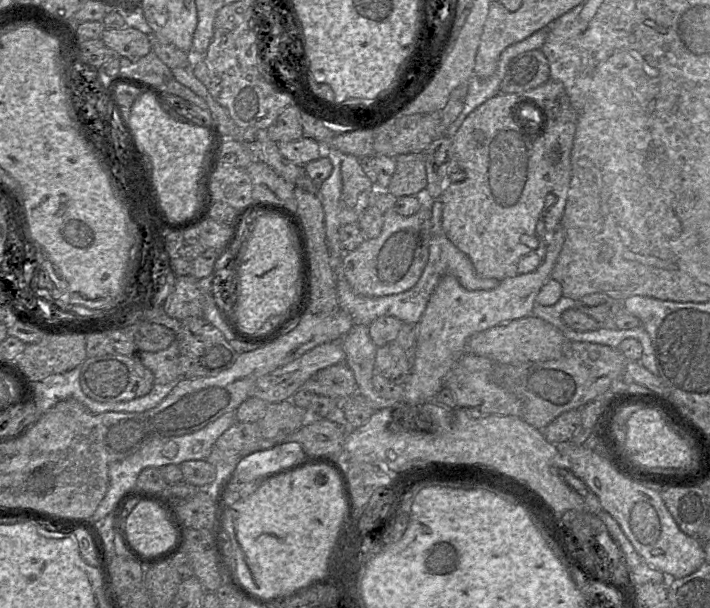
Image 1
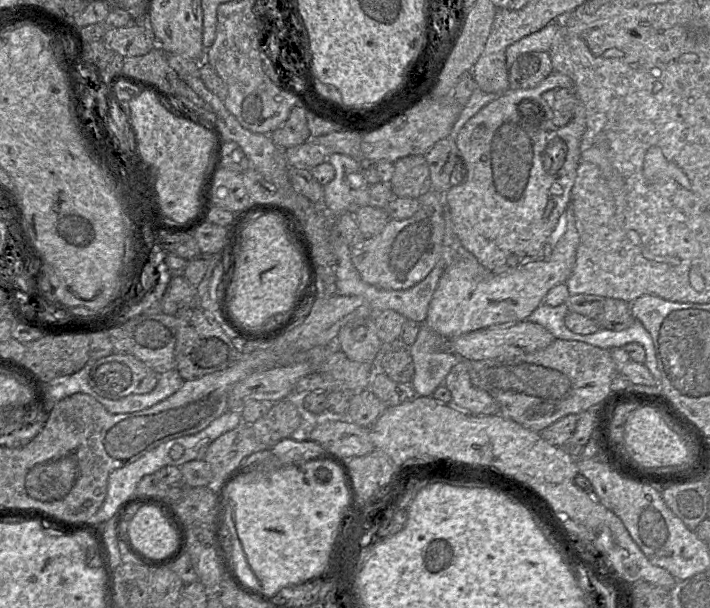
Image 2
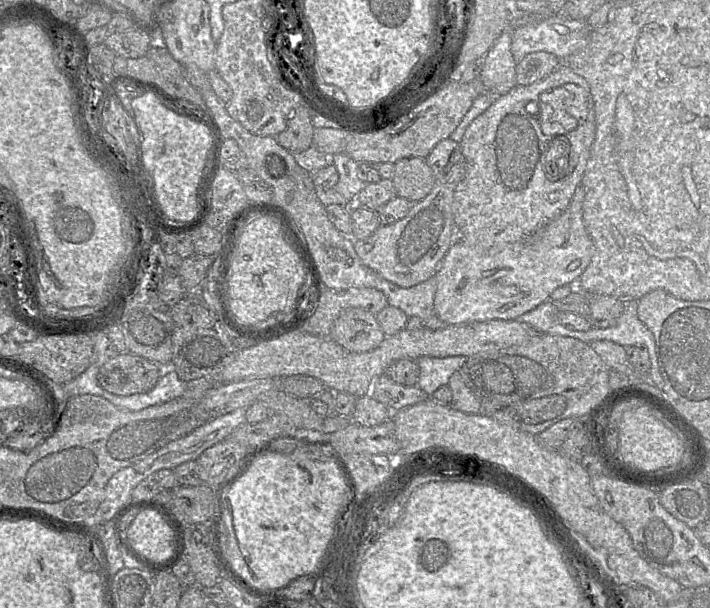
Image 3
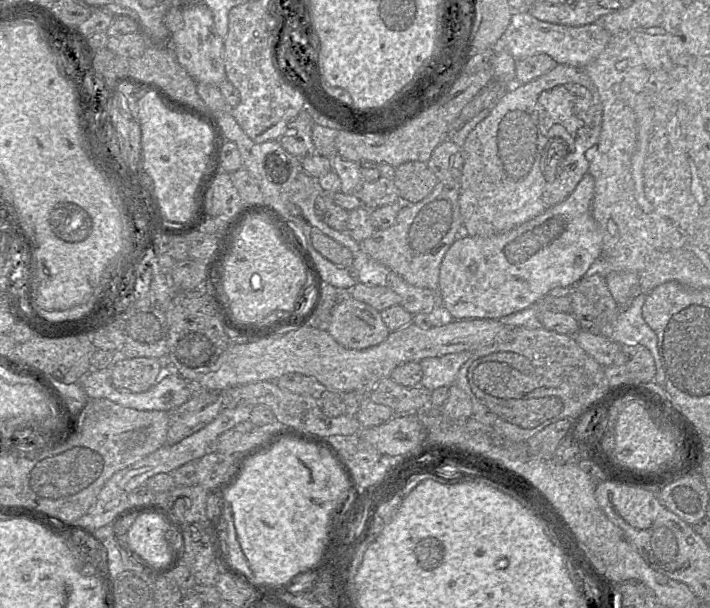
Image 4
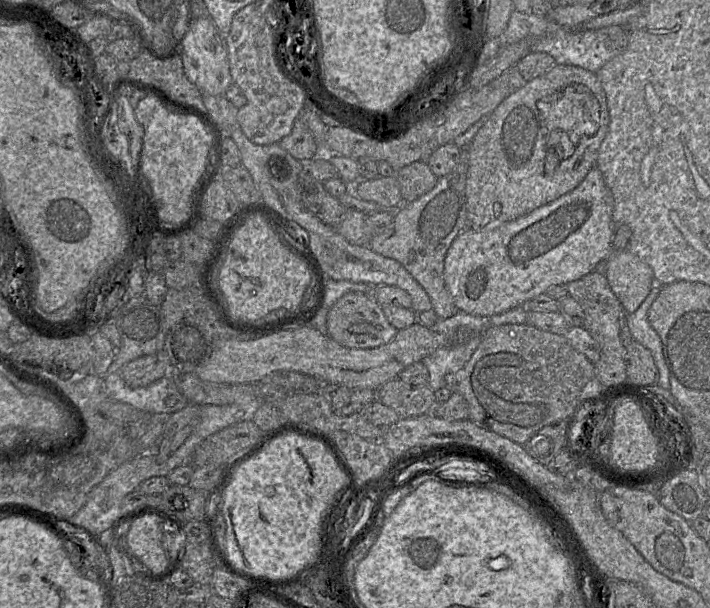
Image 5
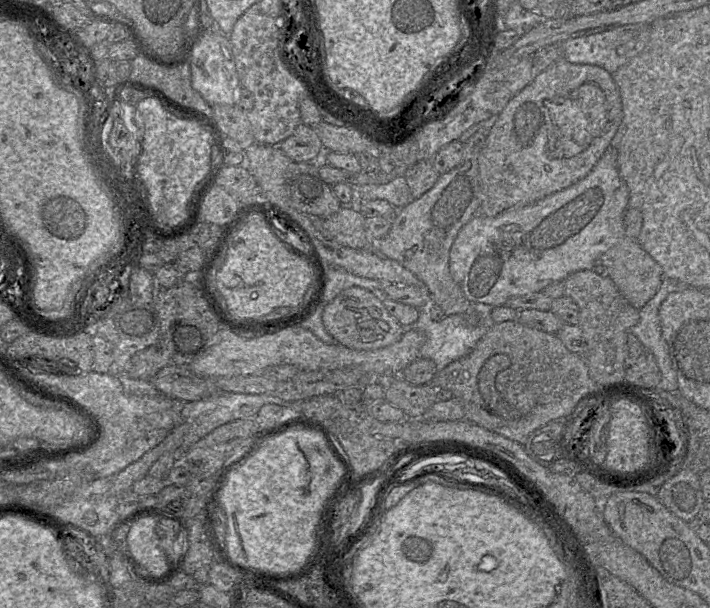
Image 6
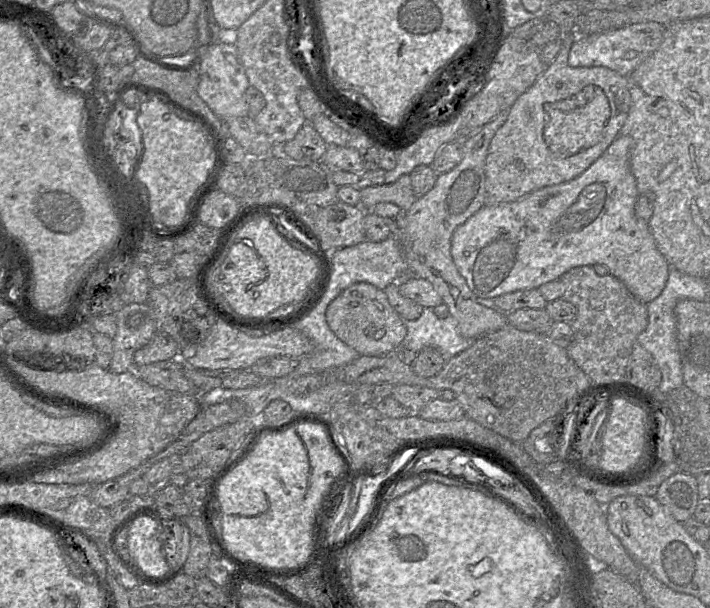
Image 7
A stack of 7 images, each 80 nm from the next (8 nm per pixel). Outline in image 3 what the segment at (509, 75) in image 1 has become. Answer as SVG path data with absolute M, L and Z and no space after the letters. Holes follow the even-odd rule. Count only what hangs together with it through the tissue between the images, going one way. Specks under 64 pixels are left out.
M538 51L527 54L516 64L516 83L520 86L531 85L551 74L560 65L555 55Z

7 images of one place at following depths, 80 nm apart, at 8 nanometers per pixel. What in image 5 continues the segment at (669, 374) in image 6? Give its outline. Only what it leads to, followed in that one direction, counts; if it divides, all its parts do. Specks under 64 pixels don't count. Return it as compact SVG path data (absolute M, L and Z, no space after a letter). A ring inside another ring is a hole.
M654 283L650 293L639 308L626 315L626 324L634 339L651 351L659 371L657 384L664 389L670 389L670 376L663 354L663 344L660 336L648 321L648 311L662 286Z

